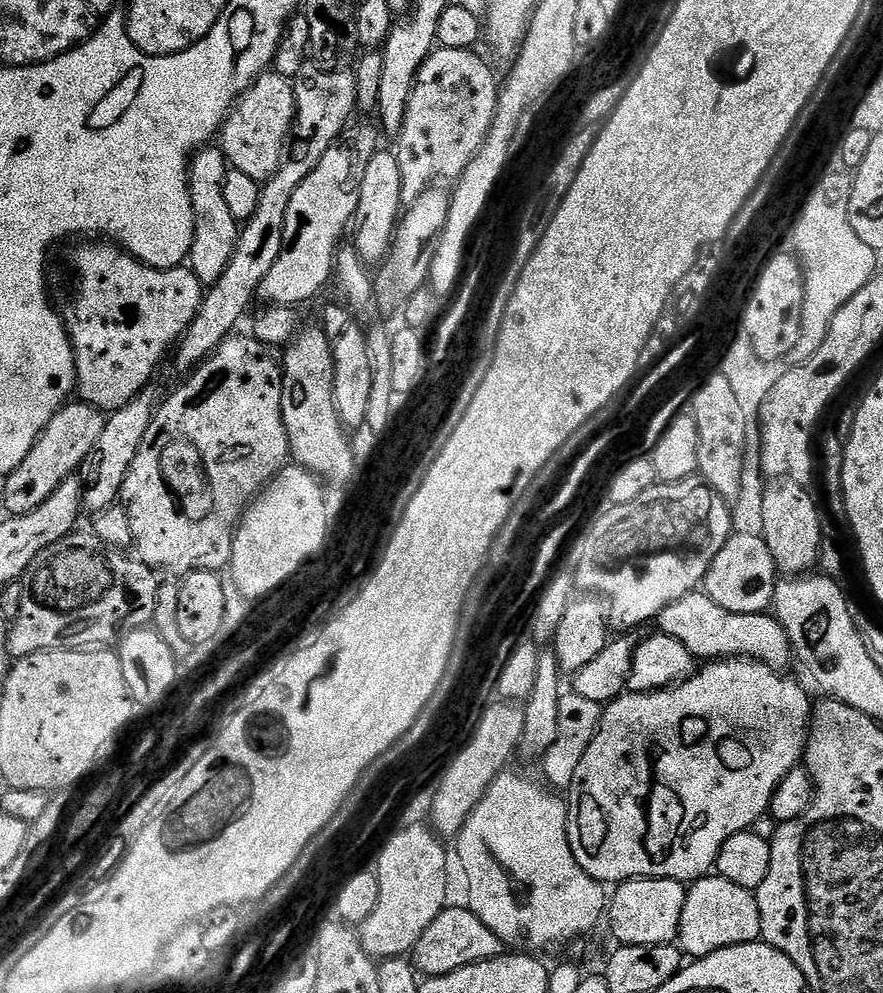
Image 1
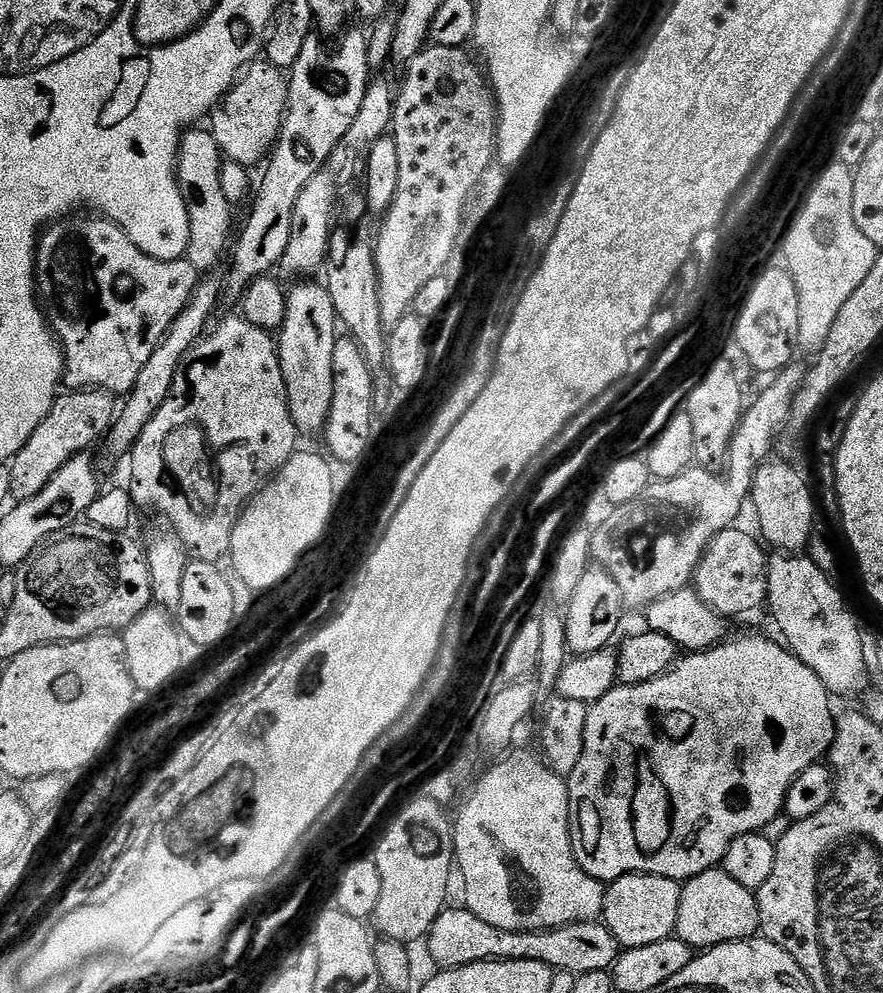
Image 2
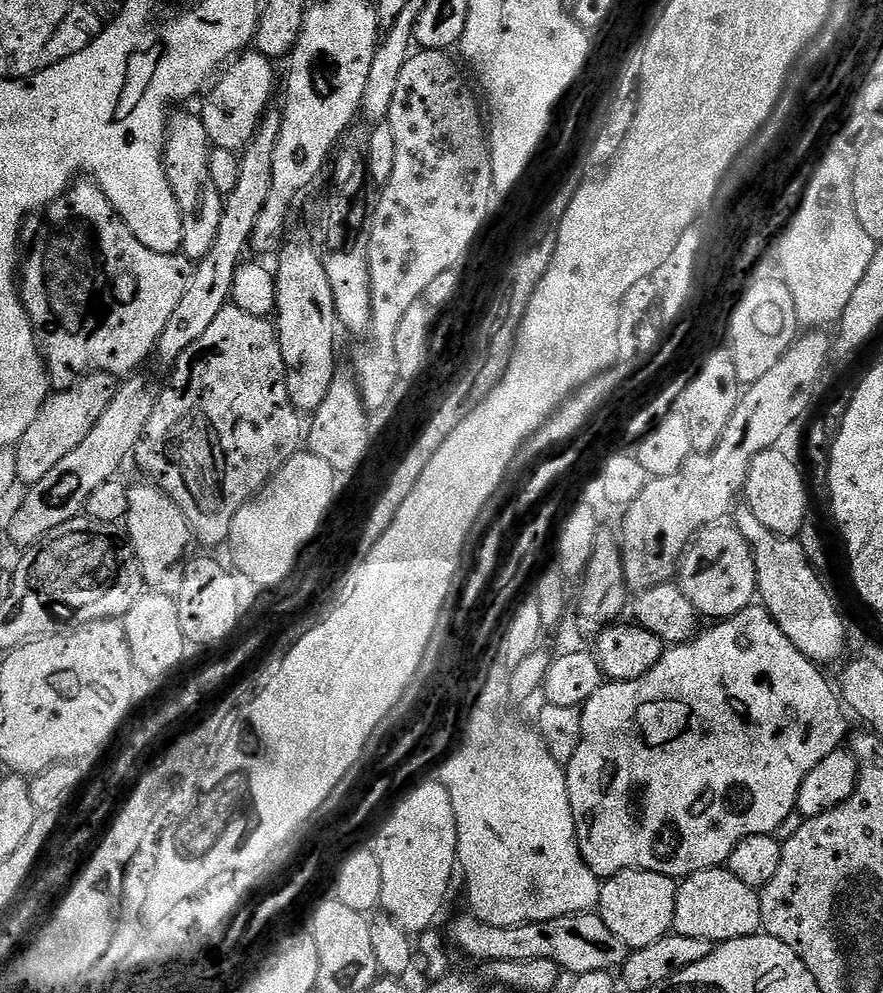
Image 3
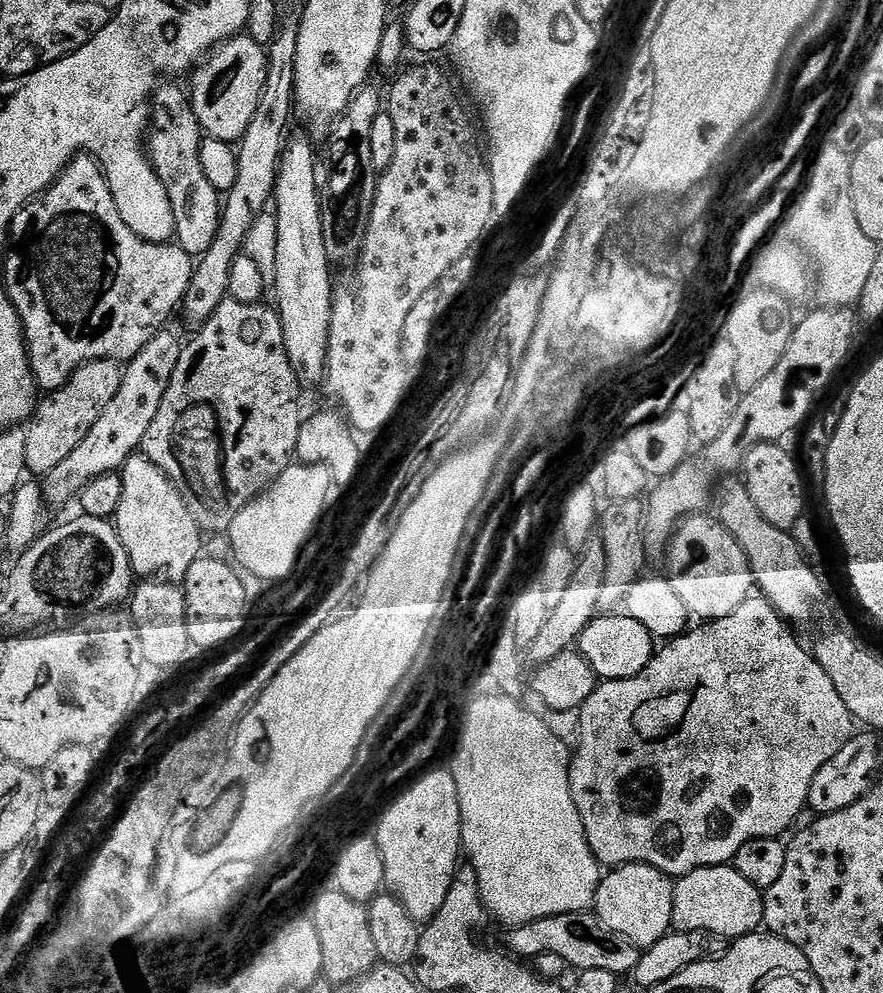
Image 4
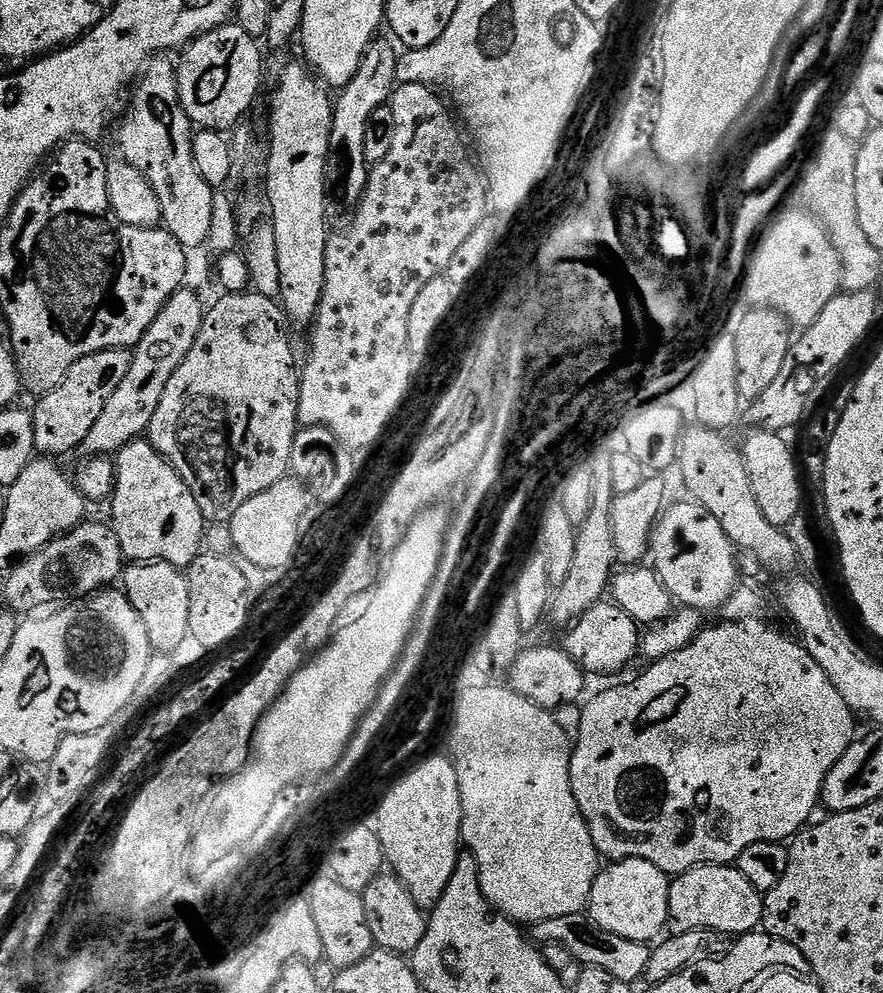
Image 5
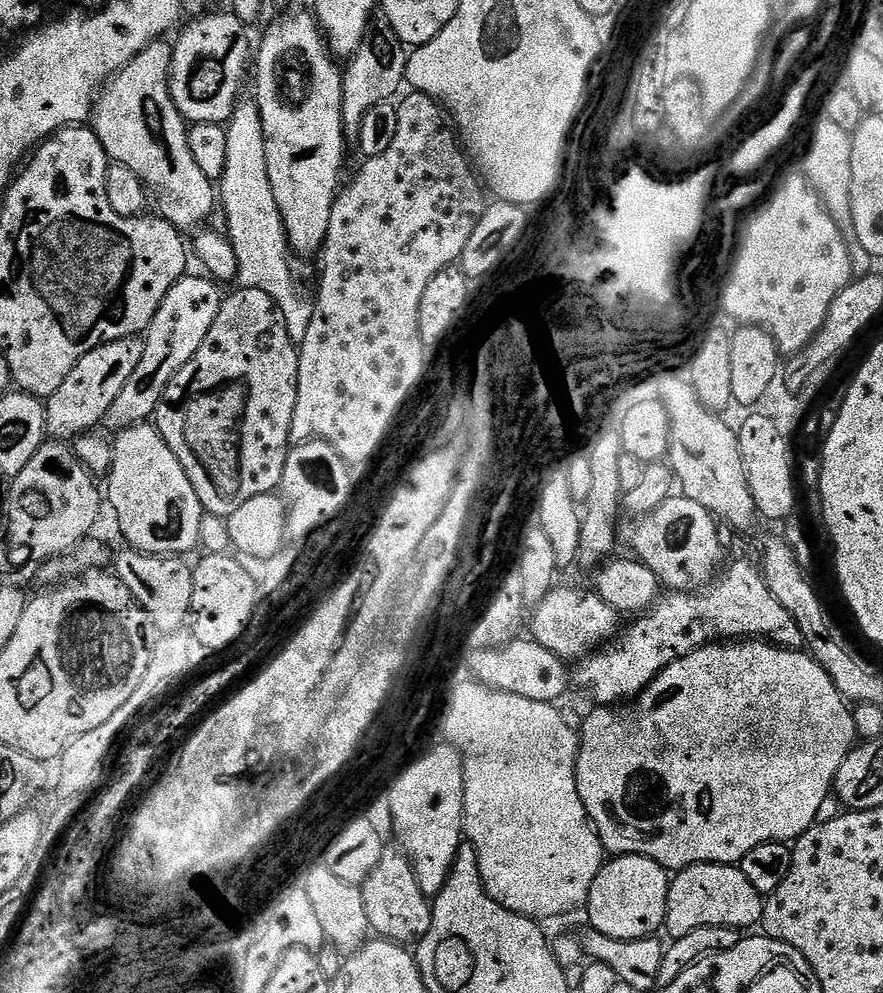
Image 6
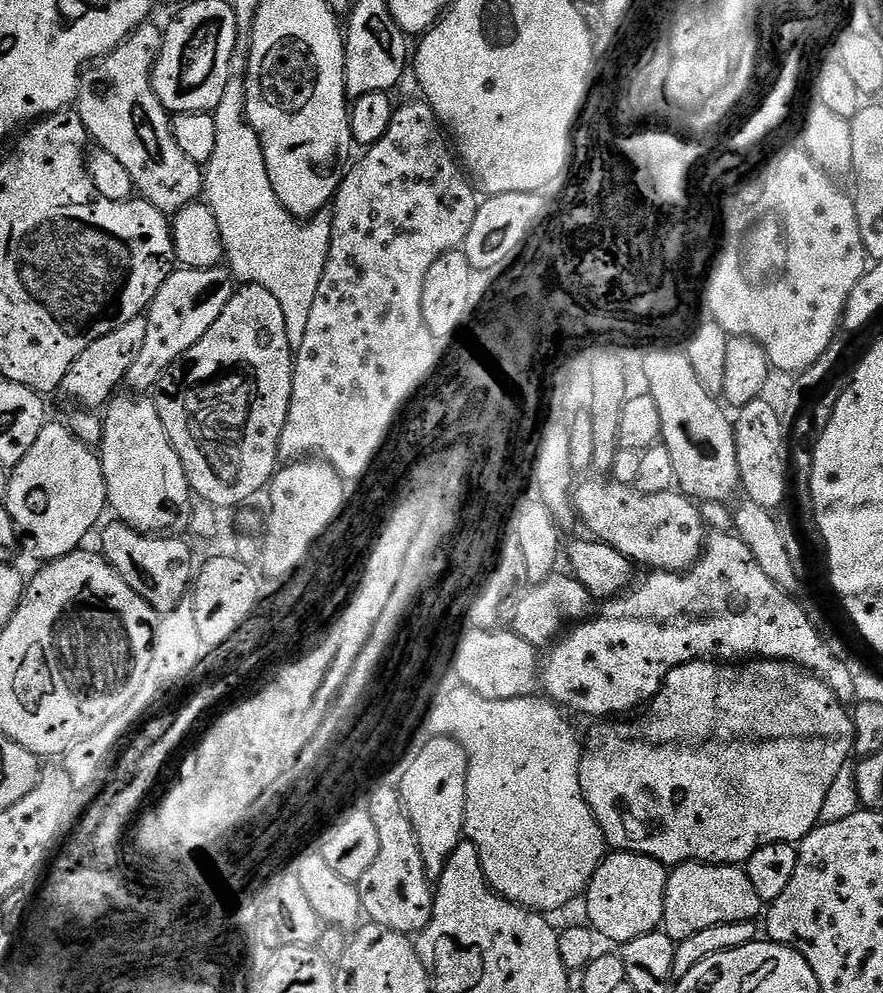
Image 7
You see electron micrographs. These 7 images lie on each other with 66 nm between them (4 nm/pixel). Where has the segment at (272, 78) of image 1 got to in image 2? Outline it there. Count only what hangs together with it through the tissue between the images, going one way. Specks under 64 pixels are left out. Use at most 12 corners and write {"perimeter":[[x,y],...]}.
{"perimeter":[[253,62],[210,113],[221,153],[263,165],[288,111],[288,76]]}

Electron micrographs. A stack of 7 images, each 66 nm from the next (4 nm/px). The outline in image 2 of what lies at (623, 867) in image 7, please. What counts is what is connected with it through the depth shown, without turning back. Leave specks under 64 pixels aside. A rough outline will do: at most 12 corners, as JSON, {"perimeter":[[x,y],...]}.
{"perimeter":[[630,872],[607,885],[602,923],[621,949],[676,930],[678,880]]}

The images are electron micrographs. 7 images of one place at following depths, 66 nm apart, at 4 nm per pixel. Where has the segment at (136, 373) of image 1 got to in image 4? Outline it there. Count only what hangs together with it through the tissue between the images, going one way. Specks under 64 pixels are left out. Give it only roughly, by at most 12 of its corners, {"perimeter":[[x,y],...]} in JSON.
{"perimeter":[[100,161],[16,215],[2,286],[36,387],[133,360],[193,257],[134,234]]}

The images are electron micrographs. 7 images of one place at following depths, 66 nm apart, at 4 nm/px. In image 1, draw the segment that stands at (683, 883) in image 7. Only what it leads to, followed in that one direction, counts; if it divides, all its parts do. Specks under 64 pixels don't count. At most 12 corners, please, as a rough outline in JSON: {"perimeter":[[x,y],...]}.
{"perimeter":[[718,874],[687,885],[688,958],[757,943],[755,891]]}

